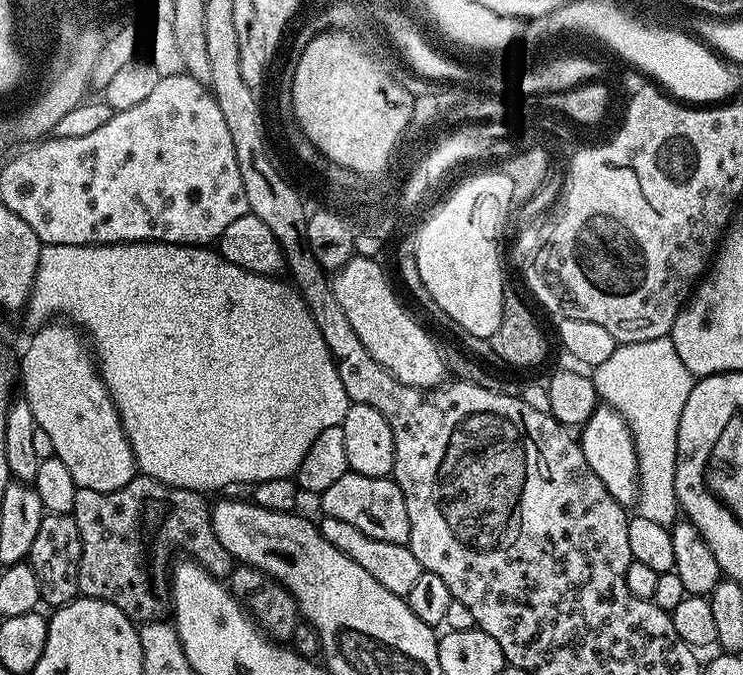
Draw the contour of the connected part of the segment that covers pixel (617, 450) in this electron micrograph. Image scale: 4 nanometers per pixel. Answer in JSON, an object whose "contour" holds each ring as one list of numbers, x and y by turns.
{"contour":[[598,406,594,414,579,429,578,439,580,449,594,474,602,478,602,486,610,490,610,498,625,506,636,503,636,495,640,489,640,475,638,474,638,458,636,457,636,443,628,423,619,414,607,406]]}

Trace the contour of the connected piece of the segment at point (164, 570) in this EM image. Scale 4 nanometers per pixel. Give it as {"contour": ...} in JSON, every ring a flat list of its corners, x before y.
{"contour":[[143,474,135,475,132,481,124,488,114,490,110,493,99,493,98,490,77,488,76,497,74,498,74,510,70,515,78,522,78,534,82,542,82,558,80,559,80,573,78,574,80,592,95,600,116,604,118,610,122,610,122,614,129,616,133,622,147,622,149,620,159,620,169,611,170,563,168,564,168,551,170,551,172,547,185,548,185,550,188,551,185,553,187,553,191,559,195,560,197,564,201,564,210,575,217,578,227,577,234,567,234,561,231,554,222,546,222,542,218,542,218,538,212,532,212,509,209,501,206,502,204,500,207,499,199,492,191,492,185,488,171,488]]}

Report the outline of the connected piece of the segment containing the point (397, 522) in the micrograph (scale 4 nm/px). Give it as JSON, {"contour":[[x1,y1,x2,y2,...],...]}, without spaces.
{"contour":[[349,470,325,492,319,493,318,500,319,511,323,515,350,522,350,526,362,530,362,534,370,534,370,538,378,538,378,542,407,544,410,538,410,514,406,514,406,498,396,481,387,476,367,477]]}

